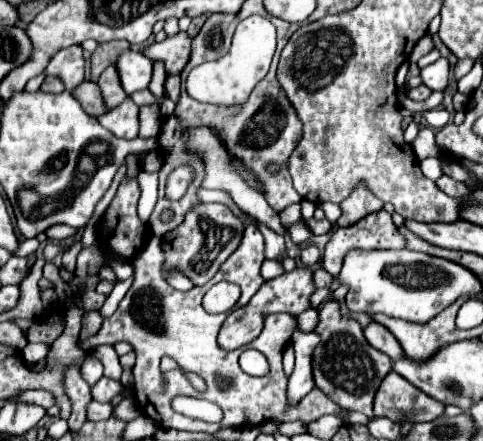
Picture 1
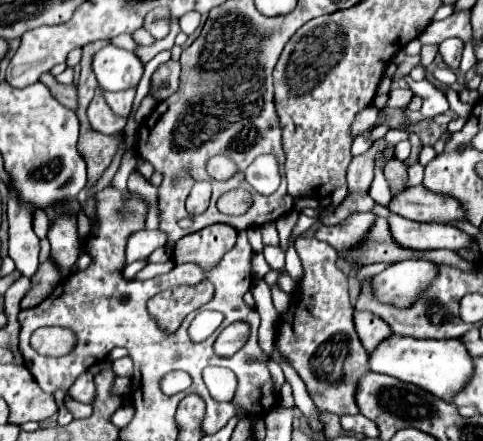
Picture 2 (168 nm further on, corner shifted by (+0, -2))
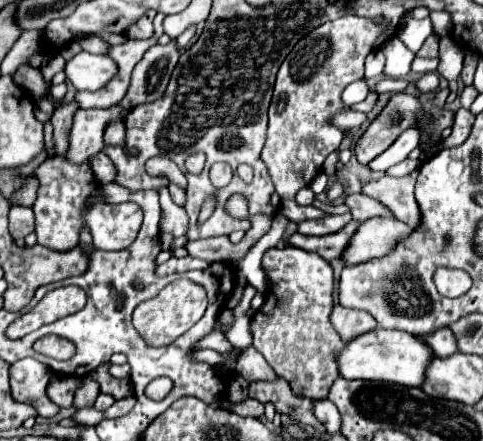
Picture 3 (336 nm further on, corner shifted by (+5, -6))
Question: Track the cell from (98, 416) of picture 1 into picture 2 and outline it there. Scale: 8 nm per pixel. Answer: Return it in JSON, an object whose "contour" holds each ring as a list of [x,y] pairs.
{"contour":[[[64,399],[64,407],[72,413],[74,419],[84,419],[84,417],[91,415],[93,411],[91,404],[76,403],[74,399]]]}

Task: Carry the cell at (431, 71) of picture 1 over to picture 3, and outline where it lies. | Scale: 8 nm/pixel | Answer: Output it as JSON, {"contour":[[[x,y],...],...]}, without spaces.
{"contour":[[[411,125],[409,131],[403,131],[403,135],[399,135],[399,139],[387,149],[383,151],[379,157],[373,159],[373,163],[369,163],[369,167],[373,171],[387,171],[389,167],[401,163],[403,159],[407,159],[407,155],[419,145],[419,127]]]}

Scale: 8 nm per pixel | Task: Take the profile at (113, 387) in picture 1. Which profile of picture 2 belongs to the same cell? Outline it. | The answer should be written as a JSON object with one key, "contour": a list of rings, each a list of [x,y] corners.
{"contour":[[[88,371],[82,373],[82,375],[74,381],[74,385],[70,387],[68,395],[70,395],[72,399],[80,401],[80,403],[92,403],[92,393],[94,393],[94,381],[92,381],[92,377],[94,377],[94,375],[90,375]]]}

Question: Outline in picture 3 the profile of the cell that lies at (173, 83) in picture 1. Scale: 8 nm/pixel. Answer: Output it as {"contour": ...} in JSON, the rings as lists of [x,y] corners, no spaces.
{"contour":[[[171,41],[169,45],[151,47],[135,65],[129,91],[121,101],[121,107],[133,109],[137,105],[153,103],[155,99],[159,99],[167,89],[177,59],[179,51],[175,47],[175,41]]]}

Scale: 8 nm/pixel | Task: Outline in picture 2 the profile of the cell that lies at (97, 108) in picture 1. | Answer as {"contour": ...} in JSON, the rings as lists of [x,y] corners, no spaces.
{"contour":[[[44,73],[40,77],[40,83],[44,83],[50,89],[50,93],[60,105],[68,109],[76,109],[76,85],[60,85],[52,73]]]}

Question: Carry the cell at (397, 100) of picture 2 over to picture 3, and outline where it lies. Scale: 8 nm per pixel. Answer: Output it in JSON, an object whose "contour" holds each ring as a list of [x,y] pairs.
{"contour":[[[341,111],[339,115],[333,117],[333,123],[345,131],[345,129],[353,129],[353,127],[359,127],[363,124],[363,121],[367,119],[367,115],[358,111]]]}

